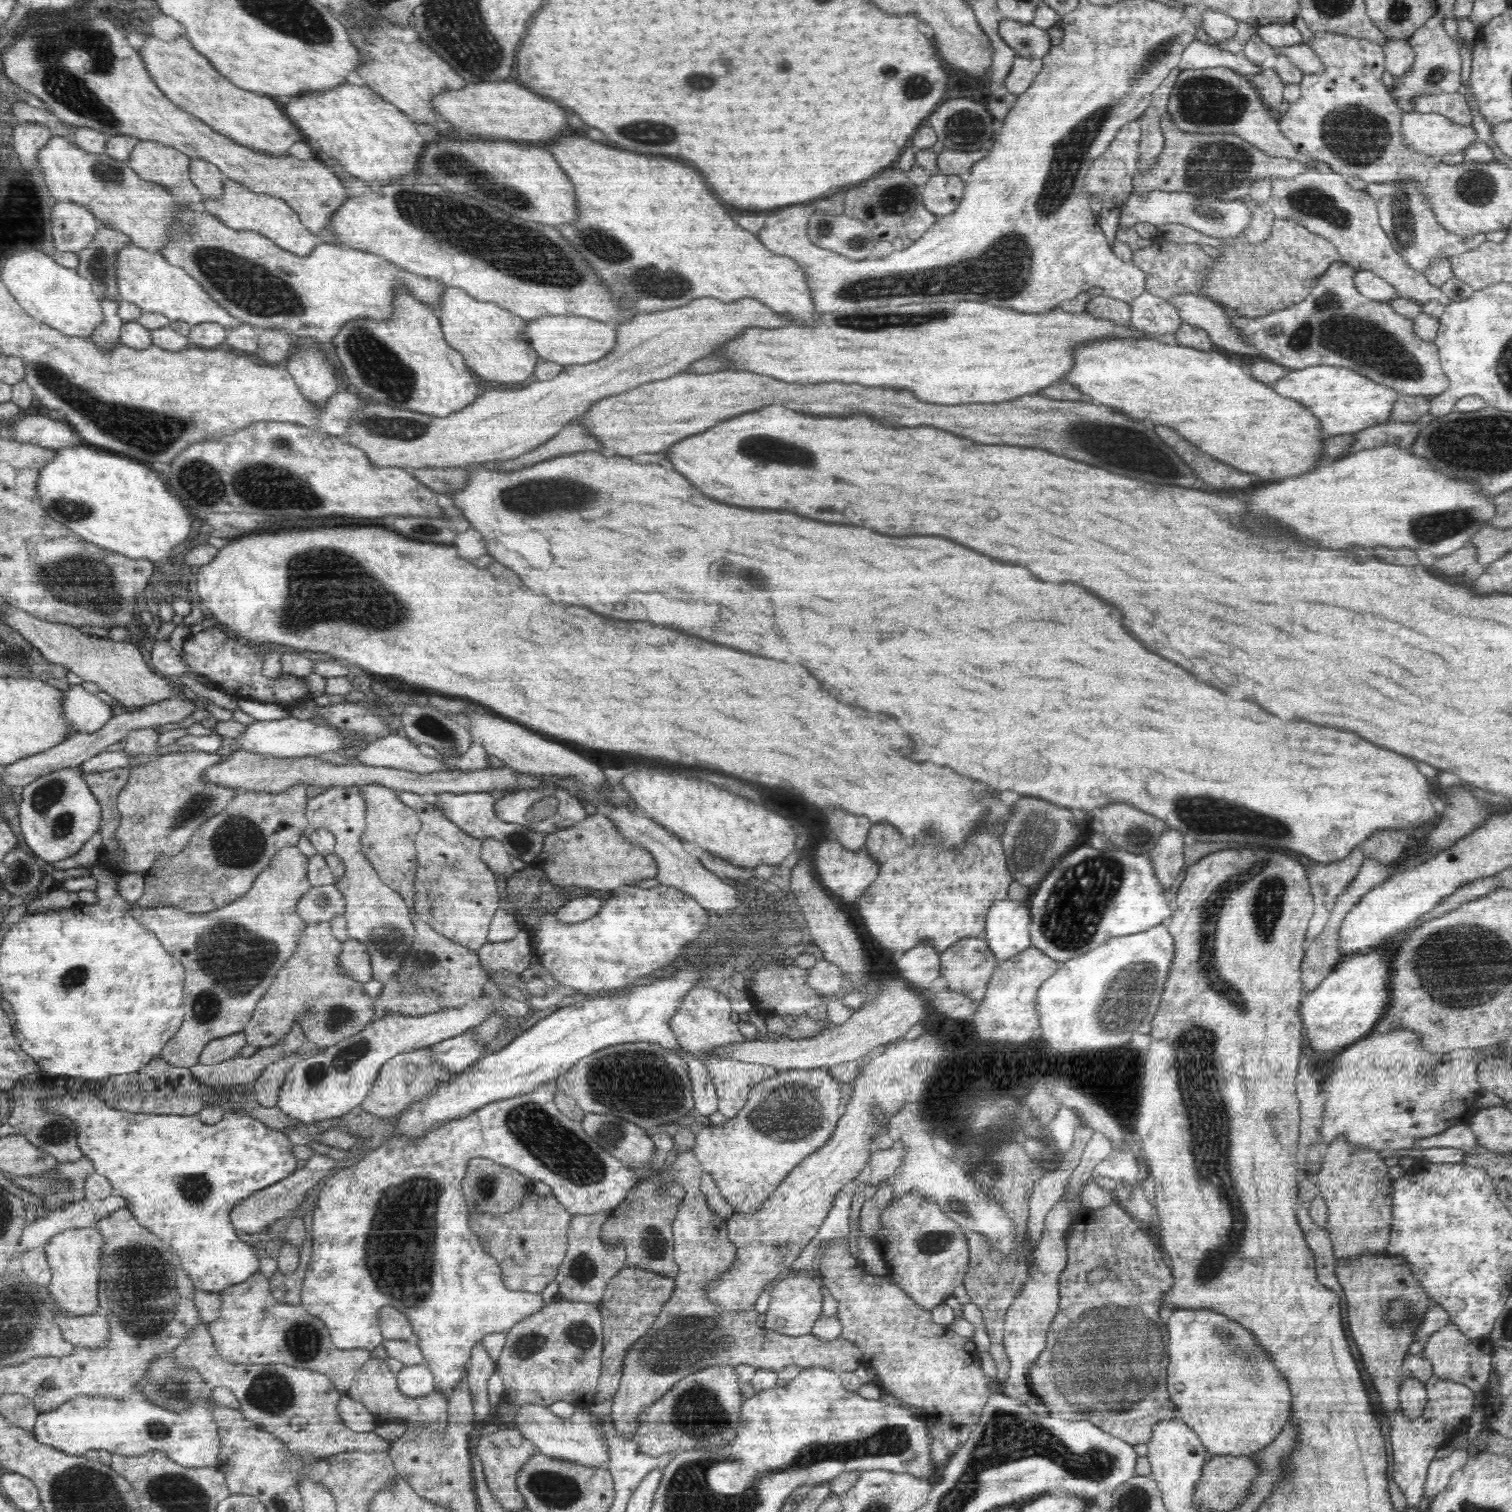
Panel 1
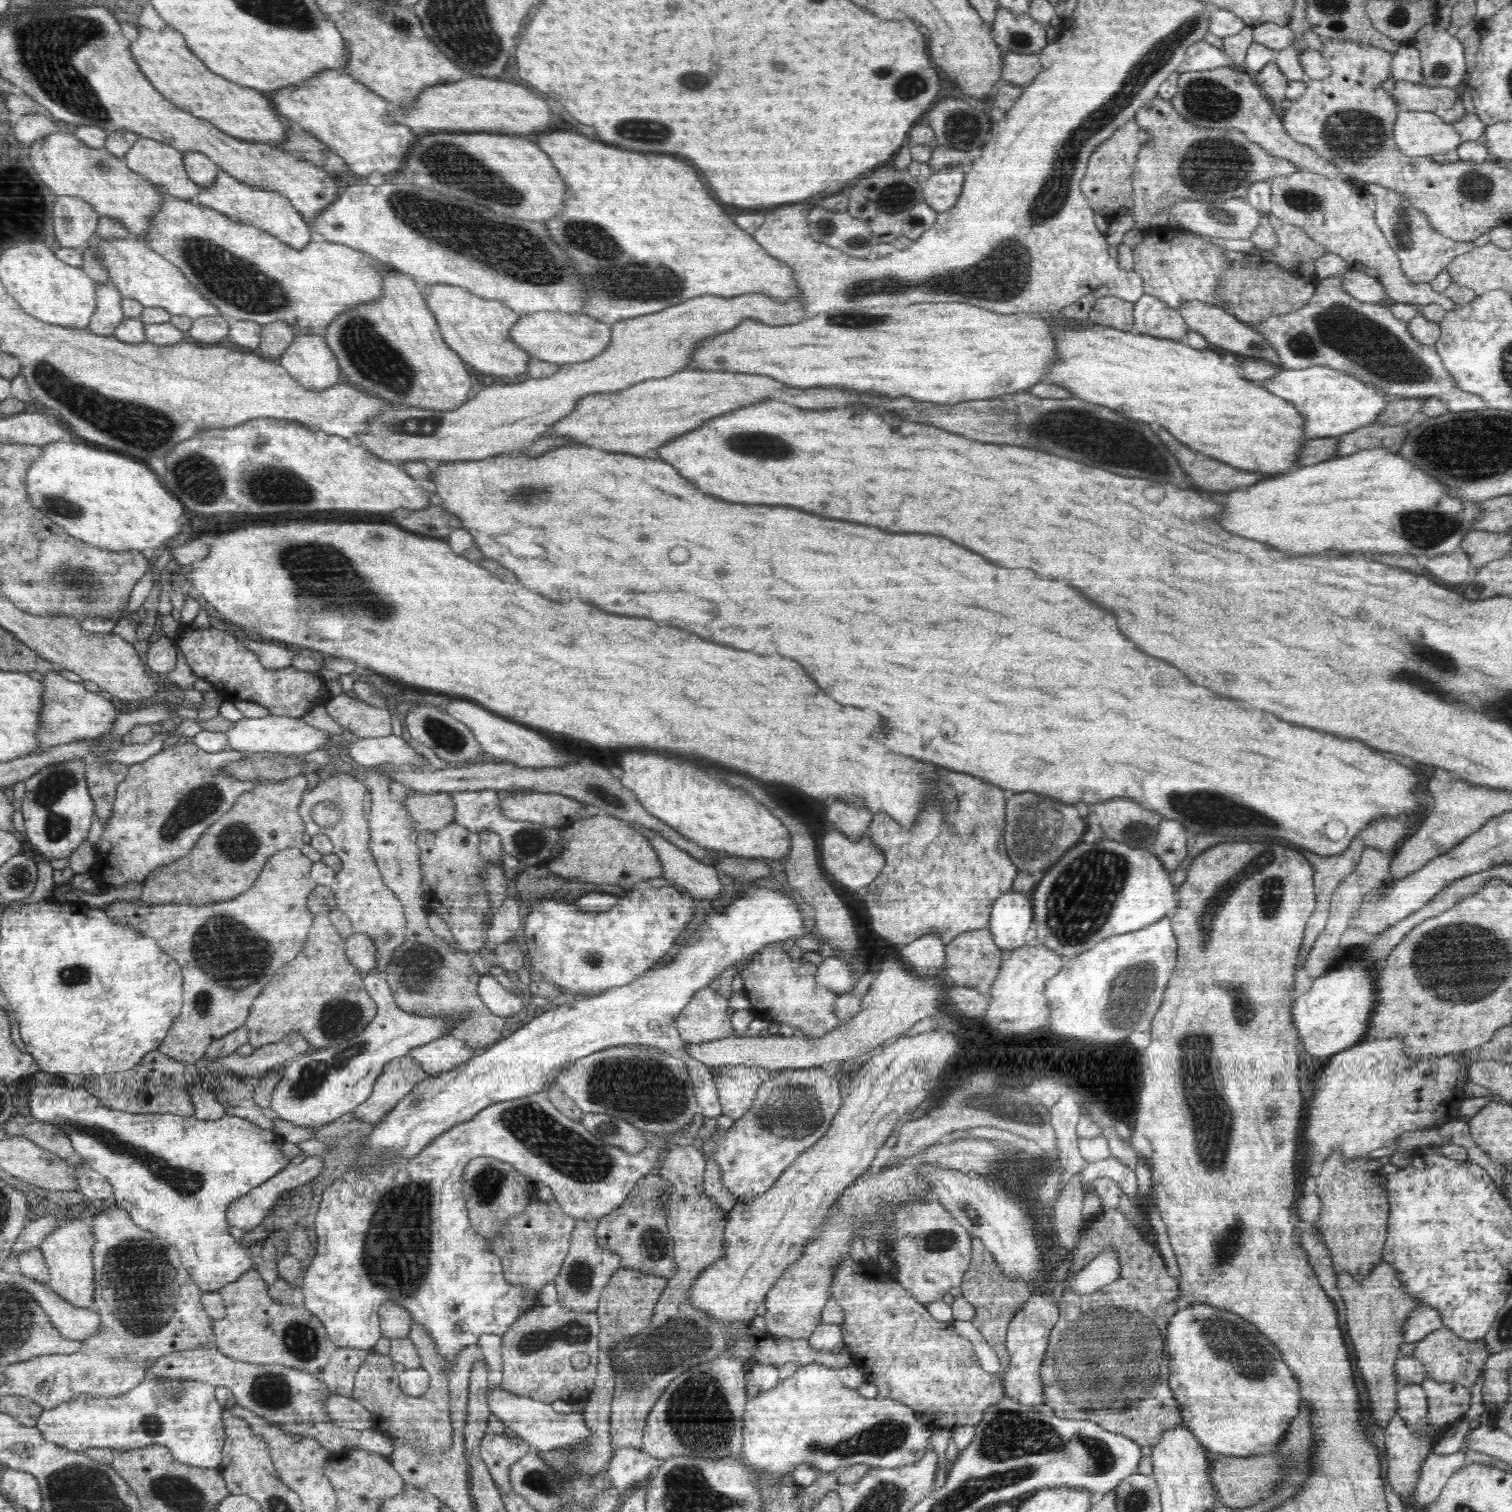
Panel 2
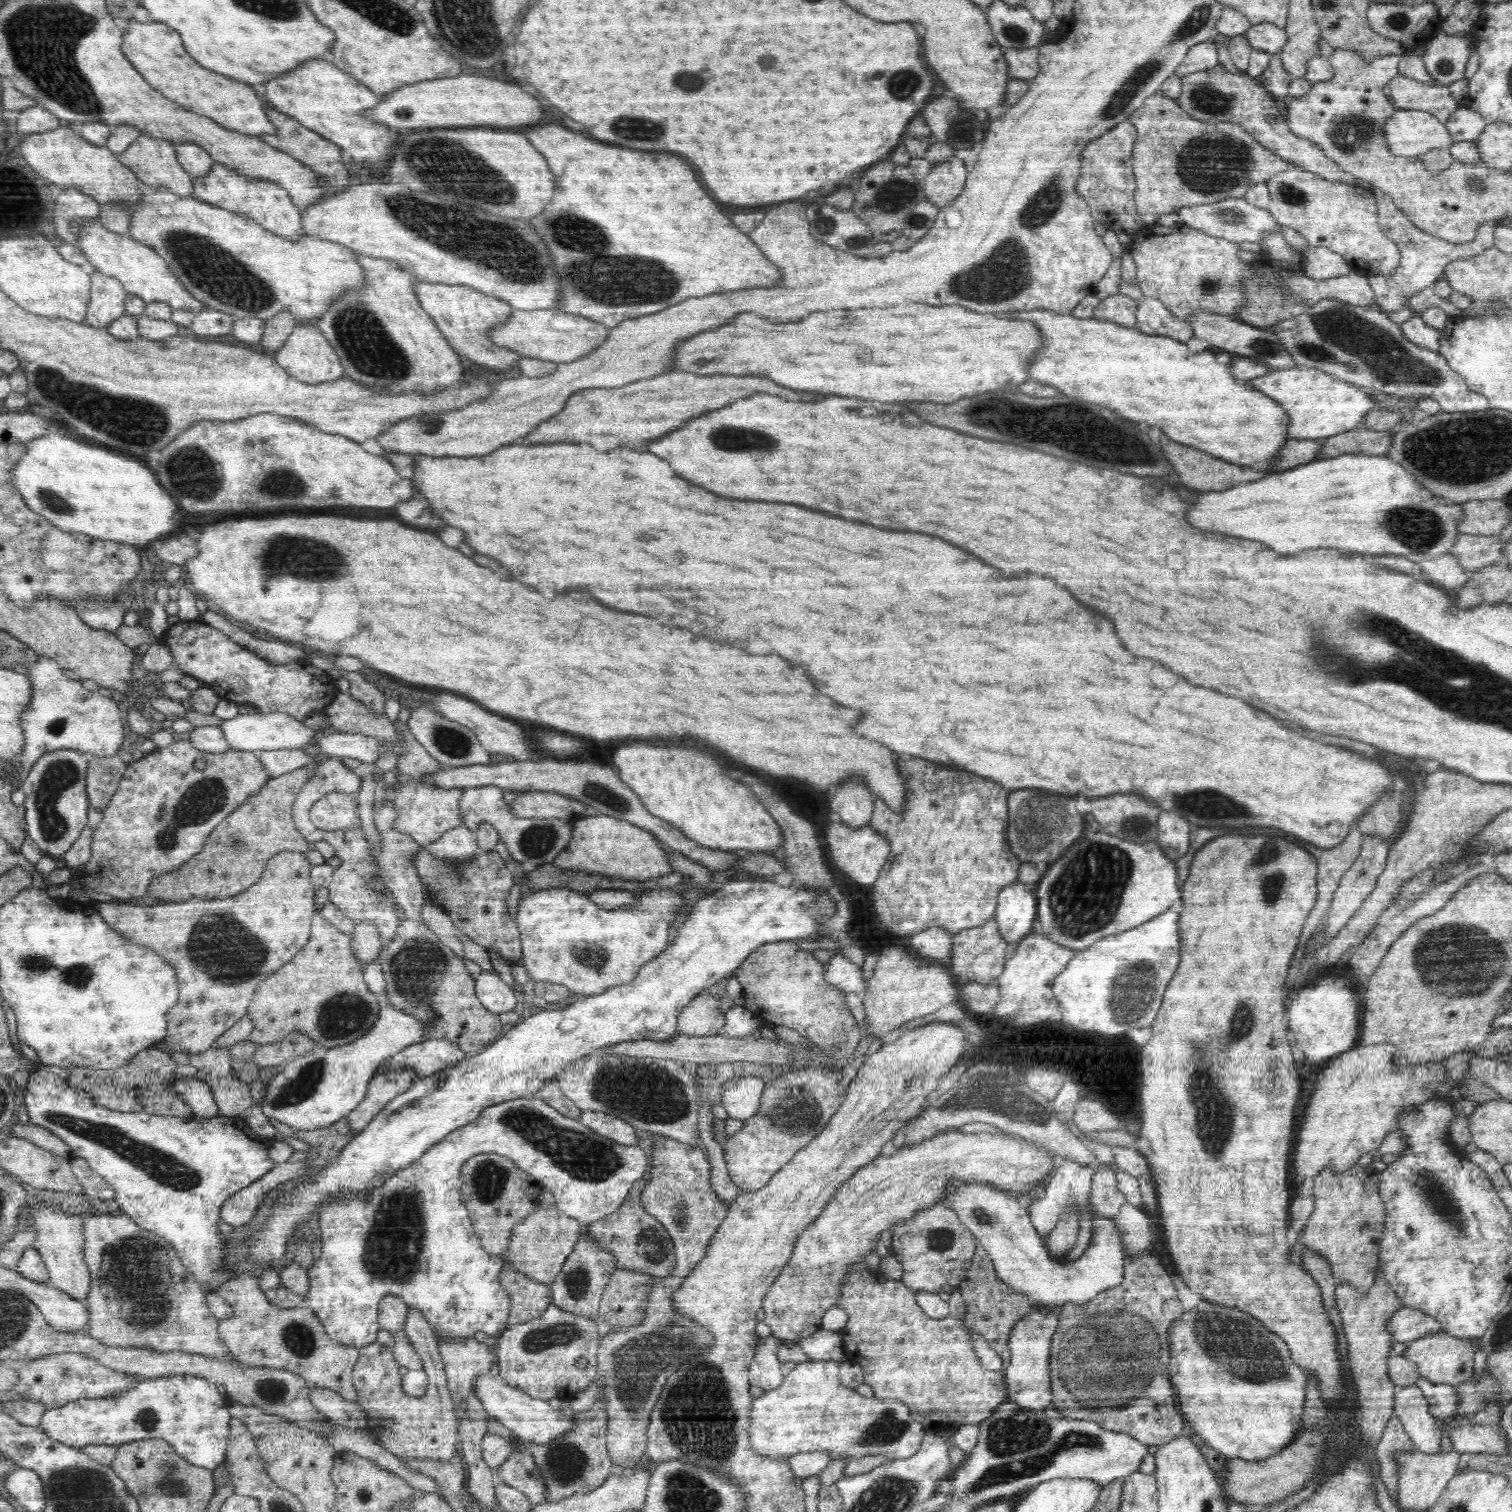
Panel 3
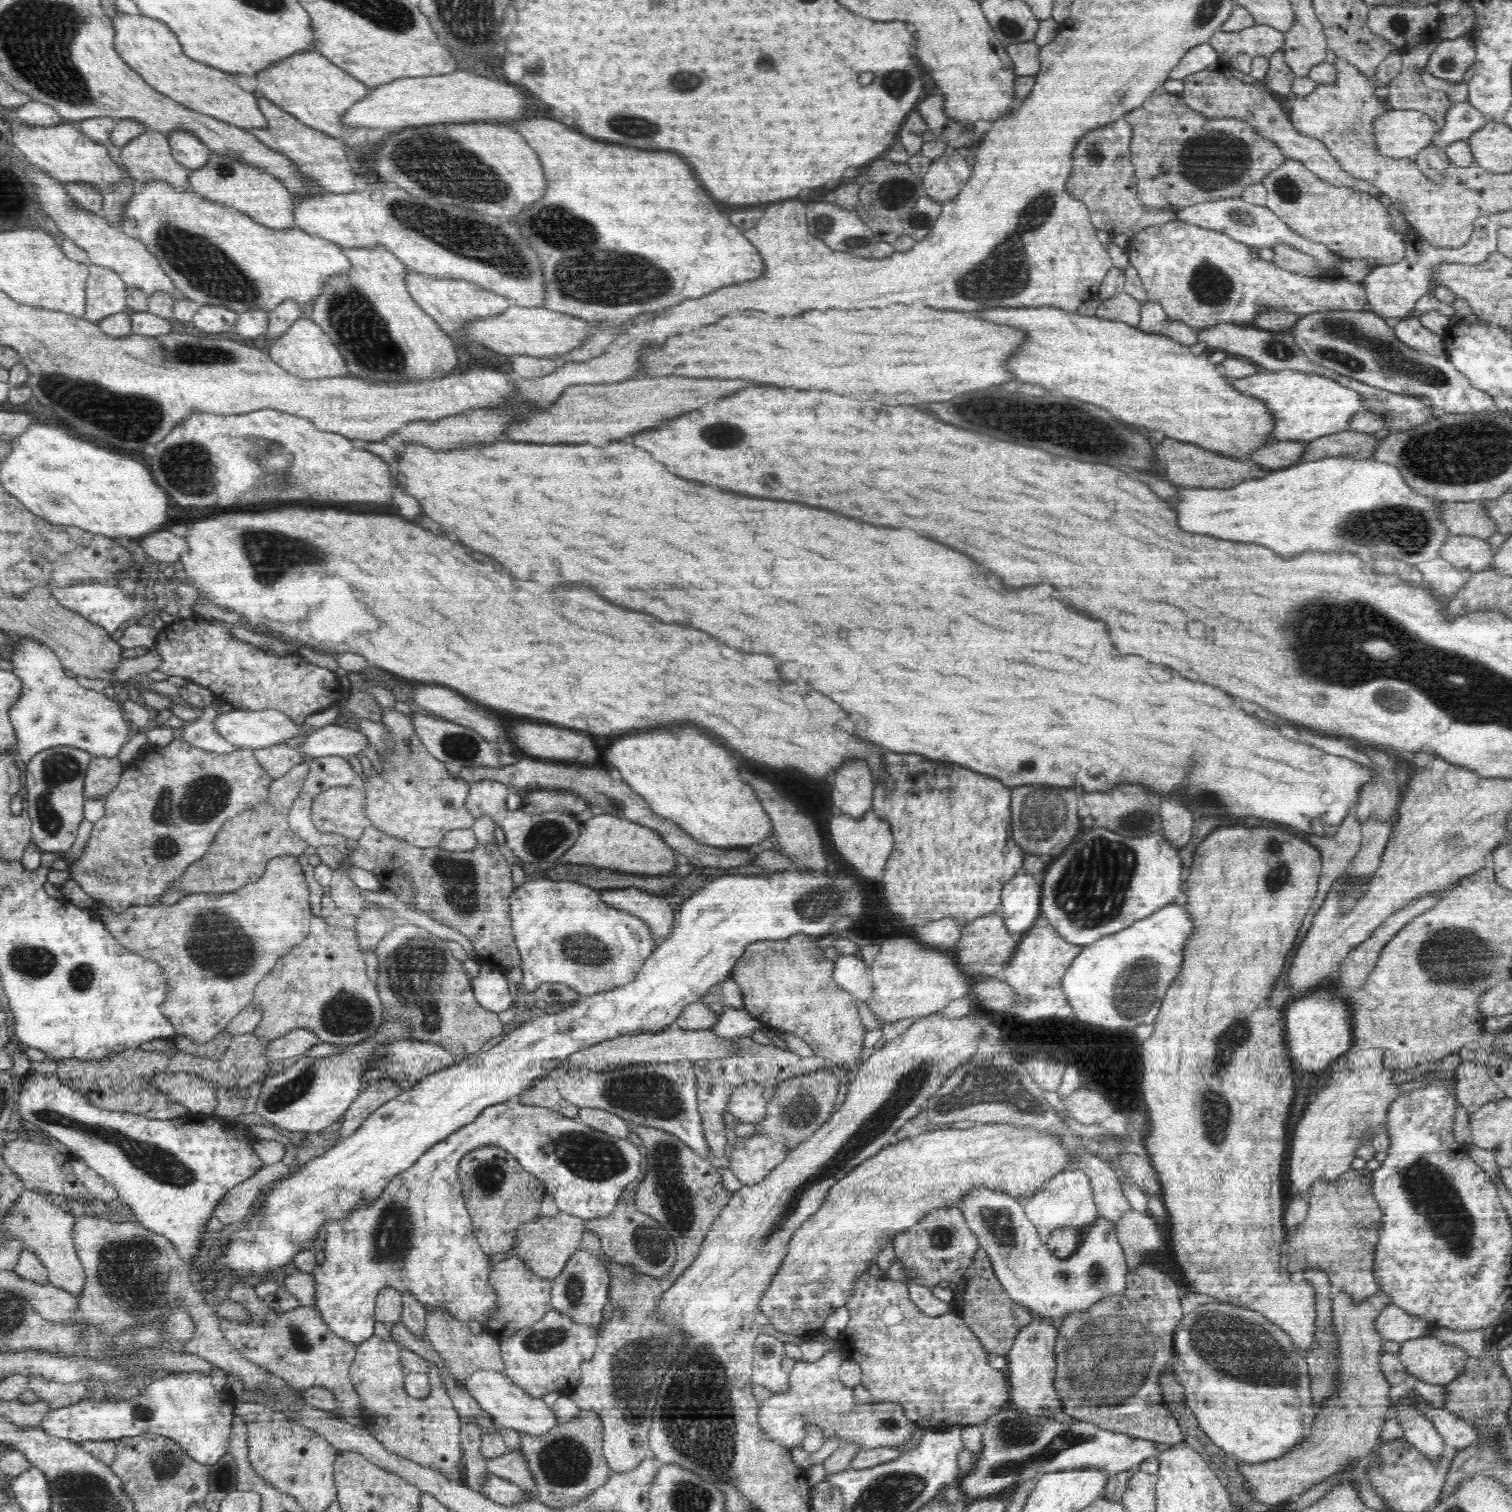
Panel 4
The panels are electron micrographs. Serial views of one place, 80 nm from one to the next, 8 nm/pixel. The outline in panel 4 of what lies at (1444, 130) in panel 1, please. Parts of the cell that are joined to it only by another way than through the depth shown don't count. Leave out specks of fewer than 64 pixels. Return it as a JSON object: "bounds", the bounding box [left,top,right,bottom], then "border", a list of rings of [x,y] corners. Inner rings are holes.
{"bounds":[1371,108,1440,159],"border":[[[1390,108],[1374,121],[1371,135],[1378,154],[1393,159],[1408,159],[1432,145],[1431,140],[1440,129],[1428,114]]]}

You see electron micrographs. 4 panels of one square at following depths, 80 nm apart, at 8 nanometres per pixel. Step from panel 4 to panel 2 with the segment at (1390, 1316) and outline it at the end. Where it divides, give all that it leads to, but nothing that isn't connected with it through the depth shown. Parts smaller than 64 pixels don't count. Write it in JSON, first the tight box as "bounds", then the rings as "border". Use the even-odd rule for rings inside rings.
{"bounds":[1403,1306,1443,1343],"border":[[[1418,1306],[1403,1322],[1404,1343],[1418,1343],[1428,1334],[1442,1328],[1443,1316],[1428,1306]]]}

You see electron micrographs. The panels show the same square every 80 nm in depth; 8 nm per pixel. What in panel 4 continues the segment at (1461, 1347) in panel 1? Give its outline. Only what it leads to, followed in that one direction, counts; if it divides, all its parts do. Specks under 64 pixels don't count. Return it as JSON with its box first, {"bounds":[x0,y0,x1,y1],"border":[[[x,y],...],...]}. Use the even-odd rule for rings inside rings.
{"bounds":[1398,1336,1468,1385],"border":[[[1426,1336],[1400,1343],[1398,1358],[1413,1379],[1447,1385],[1463,1373],[1468,1354],[1462,1348]]]}

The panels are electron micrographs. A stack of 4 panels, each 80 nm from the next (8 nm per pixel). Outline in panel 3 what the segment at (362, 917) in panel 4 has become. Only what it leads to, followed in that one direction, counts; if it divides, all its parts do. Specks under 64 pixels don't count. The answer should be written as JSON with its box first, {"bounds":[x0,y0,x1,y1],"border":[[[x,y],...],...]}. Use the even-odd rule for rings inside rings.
{"bounds":[351,921,383,966],"border":[[[362,921],[355,926],[351,944],[354,957],[364,966],[376,960],[383,946],[379,930],[370,921]]]}

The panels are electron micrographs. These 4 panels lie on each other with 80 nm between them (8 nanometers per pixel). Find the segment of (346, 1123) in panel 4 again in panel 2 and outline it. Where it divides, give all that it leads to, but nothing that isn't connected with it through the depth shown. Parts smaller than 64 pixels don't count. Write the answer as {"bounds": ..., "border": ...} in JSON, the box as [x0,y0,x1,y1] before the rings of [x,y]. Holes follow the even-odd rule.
{"bounds":[353,1058,430,1124],"border":[[[413,1058],[392,1059],[381,1071],[368,1100],[353,1110],[354,1118],[366,1124],[377,1124],[401,1098],[430,1076]]]}

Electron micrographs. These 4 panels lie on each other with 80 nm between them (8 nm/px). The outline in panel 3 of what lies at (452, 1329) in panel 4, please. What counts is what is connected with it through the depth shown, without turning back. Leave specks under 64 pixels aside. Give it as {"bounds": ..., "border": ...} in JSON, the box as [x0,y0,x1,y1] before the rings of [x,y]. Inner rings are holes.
{"bounds":[435,1333,499,1418],"border":[[[435,1333],[438,1341],[440,1357],[444,1363],[447,1376],[447,1385],[454,1401],[454,1409],[462,1418],[459,1404],[466,1402],[472,1386],[475,1386],[475,1377],[486,1373],[494,1366],[499,1357],[496,1350],[489,1348],[484,1342],[478,1342],[474,1337],[464,1340],[441,1340]]]}

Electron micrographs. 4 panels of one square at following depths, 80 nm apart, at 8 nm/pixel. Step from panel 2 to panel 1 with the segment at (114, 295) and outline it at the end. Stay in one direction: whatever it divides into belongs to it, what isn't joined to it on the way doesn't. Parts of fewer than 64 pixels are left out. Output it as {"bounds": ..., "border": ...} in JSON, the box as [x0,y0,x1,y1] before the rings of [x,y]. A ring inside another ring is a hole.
{"bounds":[91,299,124,350],"border":[[[100,299],[104,322],[98,323],[91,340],[99,347],[99,350],[107,350],[120,344],[120,332],[124,323],[118,315],[119,302],[114,299]]]}

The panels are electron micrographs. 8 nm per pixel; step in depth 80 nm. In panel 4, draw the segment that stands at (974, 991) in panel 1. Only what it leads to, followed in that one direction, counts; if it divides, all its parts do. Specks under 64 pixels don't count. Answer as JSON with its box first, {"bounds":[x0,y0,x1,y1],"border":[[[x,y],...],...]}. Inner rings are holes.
{"bounds":[953,911,1019,979],"border":[[[997,911],[963,925],[960,941],[953,951],[953,958],[960,971],[966,975],[976,976],[977,979],[997,978],[1015,953],[1018,944],[1019,938],[1015,934],[1008,934],[1003,918]]]}

